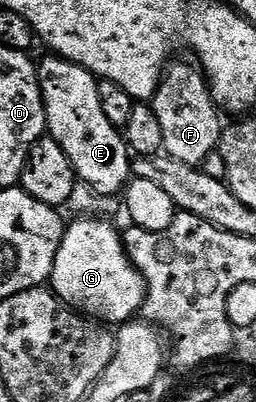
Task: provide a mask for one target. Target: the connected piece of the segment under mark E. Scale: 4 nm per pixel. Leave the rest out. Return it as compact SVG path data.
M47 57L38 62L47 133L58 140L62 152L70 156L79 181L107 198L119 195L133 177L134 158L123 133L106 117L98 96L100 82L95 74L70 60Z

